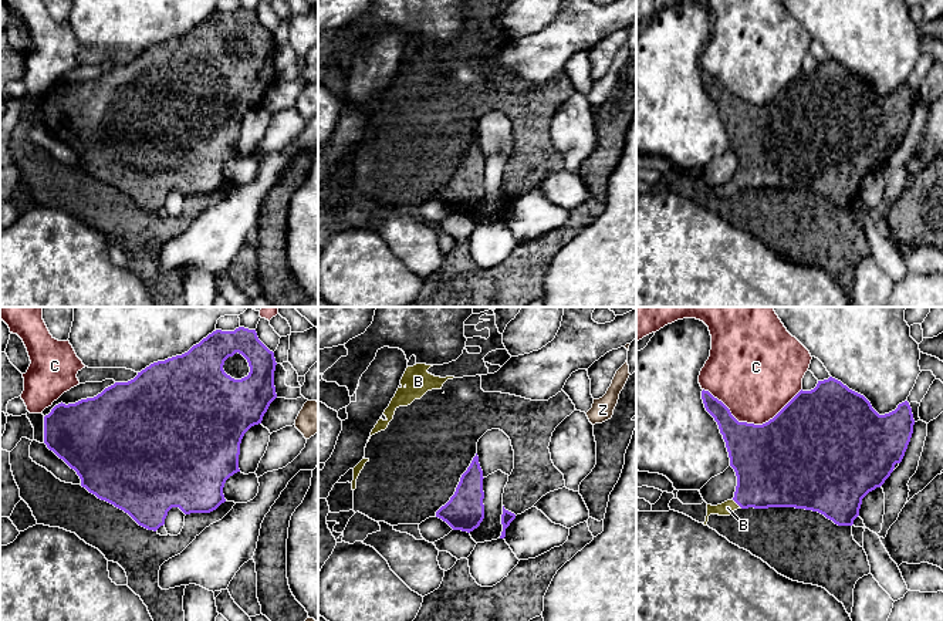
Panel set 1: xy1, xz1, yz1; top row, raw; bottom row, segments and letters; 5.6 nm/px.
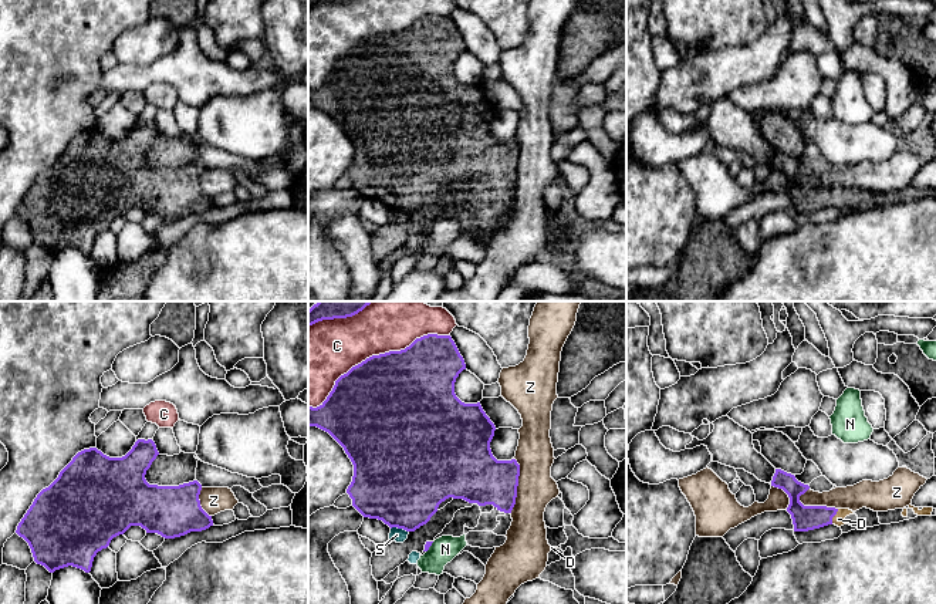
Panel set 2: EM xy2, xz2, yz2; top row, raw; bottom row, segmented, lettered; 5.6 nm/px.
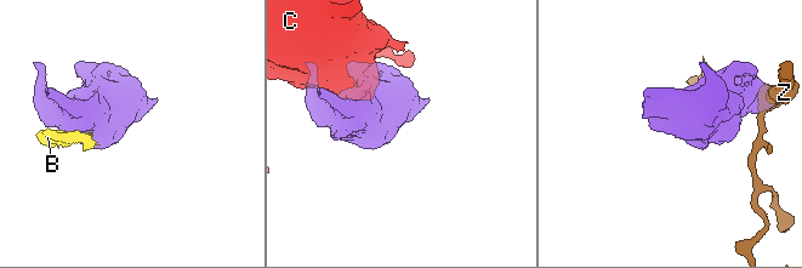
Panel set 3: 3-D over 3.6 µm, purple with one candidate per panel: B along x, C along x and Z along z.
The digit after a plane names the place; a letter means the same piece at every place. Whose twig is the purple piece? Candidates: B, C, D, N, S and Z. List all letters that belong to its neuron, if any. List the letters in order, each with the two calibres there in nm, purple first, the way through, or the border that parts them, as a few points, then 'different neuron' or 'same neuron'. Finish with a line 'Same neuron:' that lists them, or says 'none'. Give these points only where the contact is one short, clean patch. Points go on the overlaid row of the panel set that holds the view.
B: 380 nm thick on the purple side, 80 nm on the other; same neuron
C: 500 nm thick on the purple side, 320 nm on the other; different neuron
D: 140 nm thick on the purple side, 70 nm on the other; runs through yz2 (804, 518), (834, 515), (838, 519); same neuron
N: 40 nm thick on the purple side, 150 nm on the other; border along xz2 (433, 542), (426, 552); different neuron
S: 480 nm thick on the purple side, 80 nm on the other; border along xz2 (391, 527), (402, 527), (408, 532); different neuron
Z: 300 nm thick on the purple side, 220 nm on the other; border along xz2 (514, 458), (519, 465), (519, 485), (516, 503), (510, 513); different neuron
Same neuron: B, D

